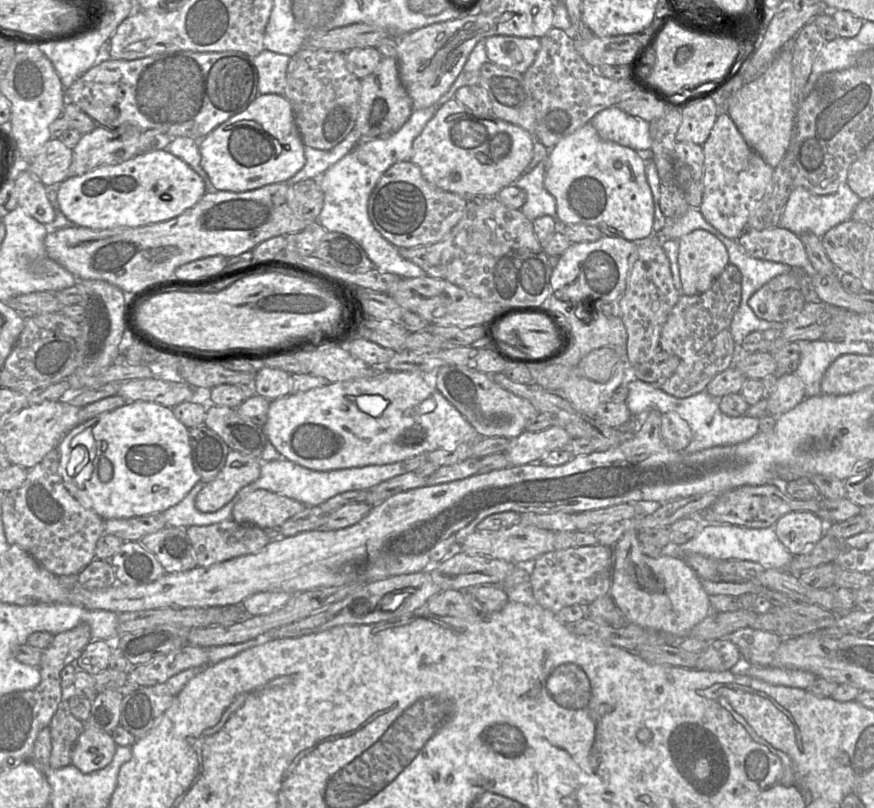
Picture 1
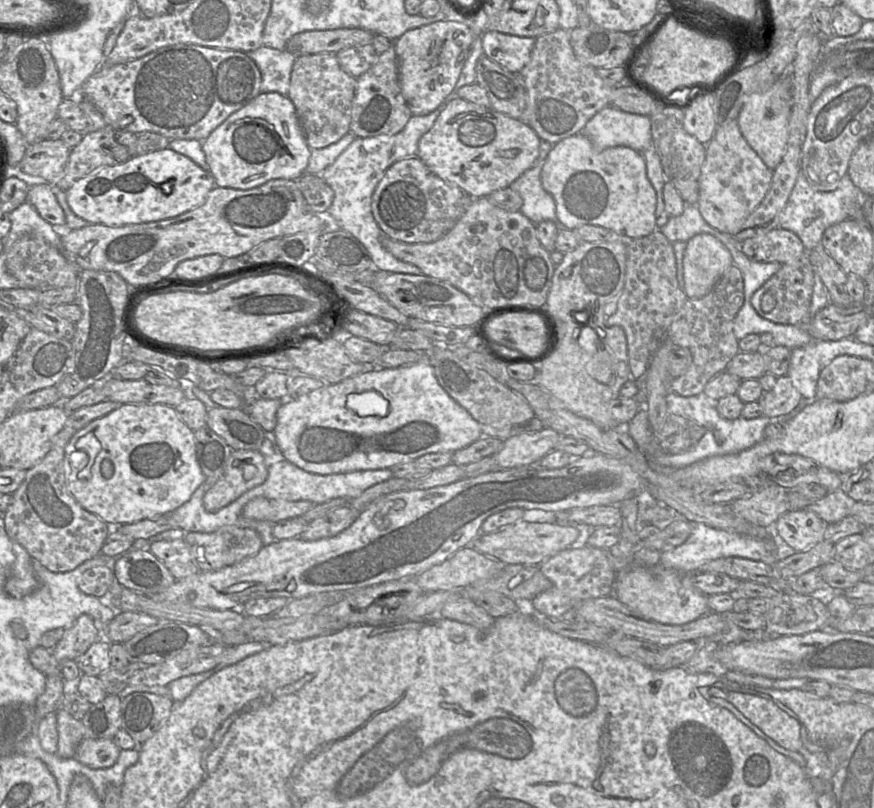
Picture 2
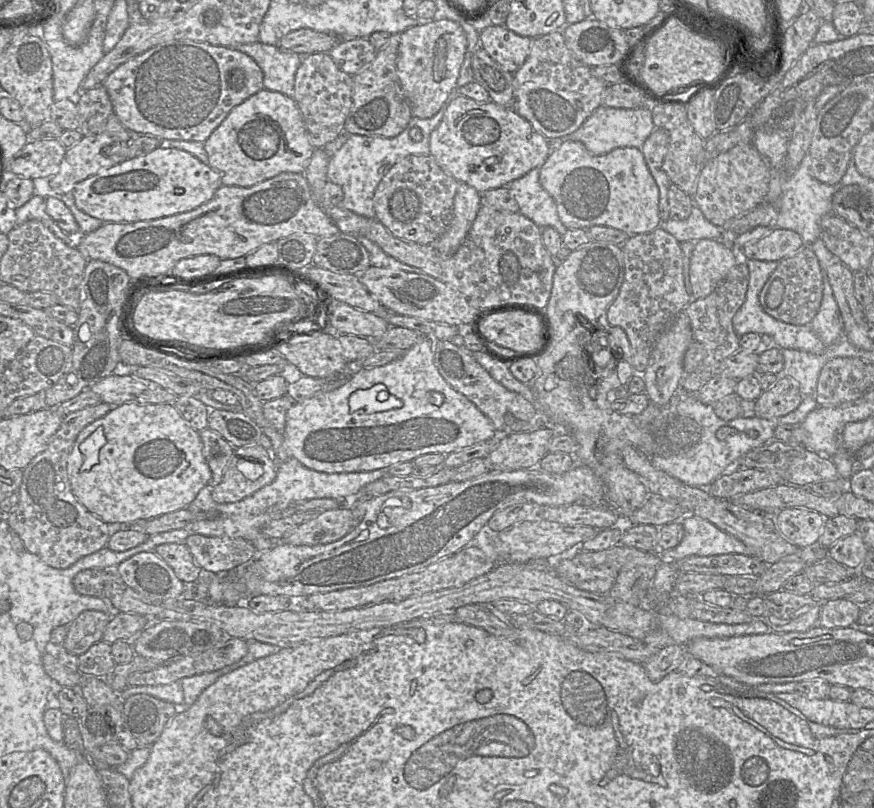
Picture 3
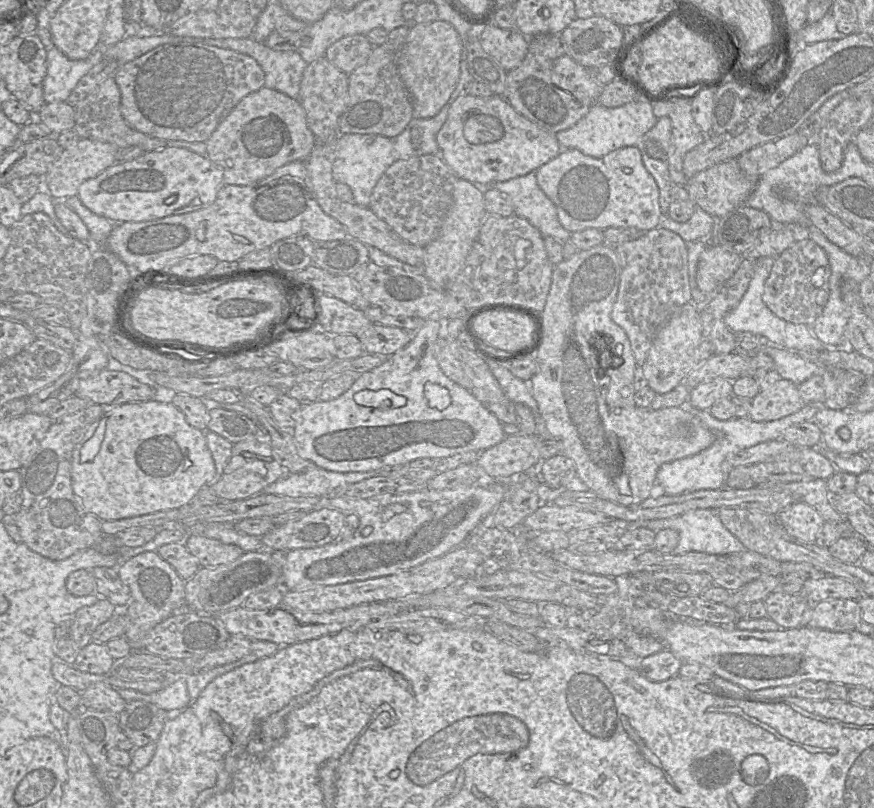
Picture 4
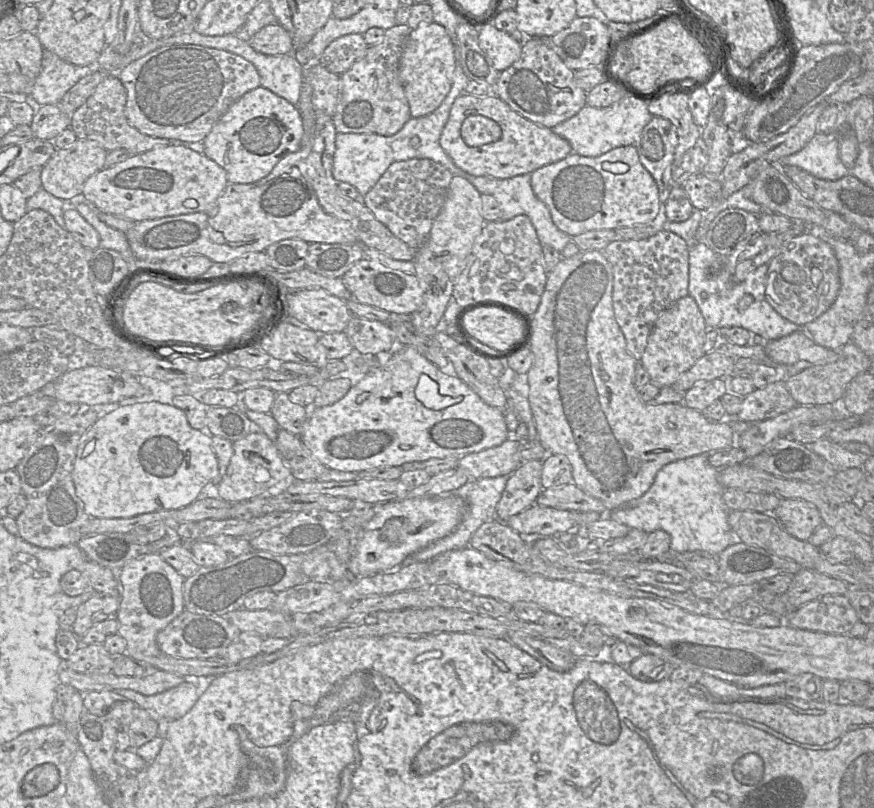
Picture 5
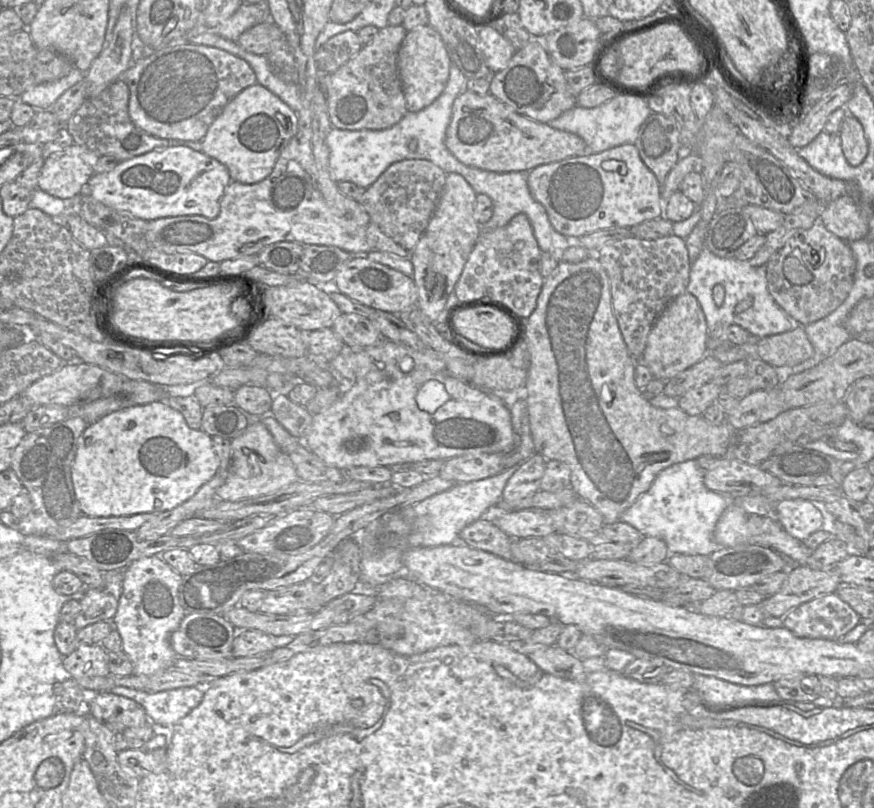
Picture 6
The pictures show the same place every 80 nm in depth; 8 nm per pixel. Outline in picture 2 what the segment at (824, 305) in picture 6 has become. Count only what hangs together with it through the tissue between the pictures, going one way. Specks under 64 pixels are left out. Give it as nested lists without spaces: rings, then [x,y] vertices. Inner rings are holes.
[[[808,252],[805,257],[801,257],[794,263],[787,263],[781,266],[781,269],[770,277],[751,297],[751,304],[755,311],[764,319],[774,323],[794,325],[803,324],[810,320],[810,305],[815,282],[815,273],[813,266],[808,259]],[[770,292],[776,300],[775,307],[765,312],[761,309],[761,300],[765,293]]]

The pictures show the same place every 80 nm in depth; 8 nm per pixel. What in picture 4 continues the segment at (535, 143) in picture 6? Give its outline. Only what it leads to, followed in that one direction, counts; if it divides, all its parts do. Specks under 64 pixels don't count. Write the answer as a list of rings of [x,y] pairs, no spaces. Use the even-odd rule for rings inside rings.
[[[461,94],[450,106],[447,119],[439,130],[436,140],[439,155],[458,178],[481,187],[490,187],[496,182],[507,181],[536,171],[556,157],[563,148],[555,134],[518,113],[502,96],[481,98]]]

